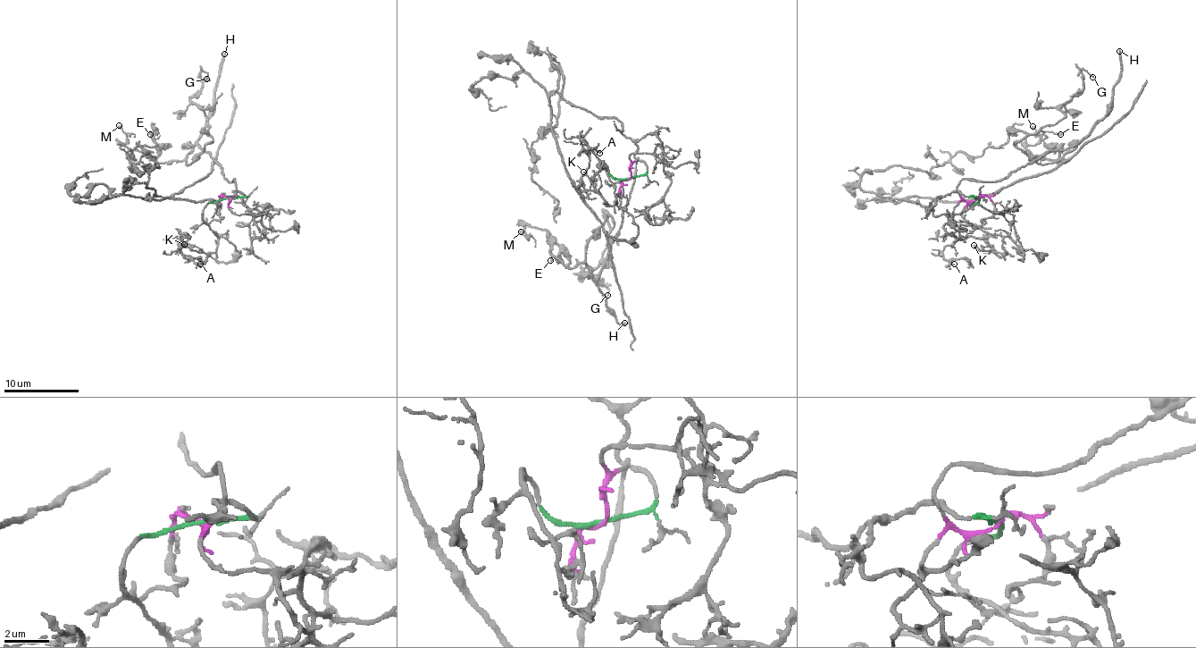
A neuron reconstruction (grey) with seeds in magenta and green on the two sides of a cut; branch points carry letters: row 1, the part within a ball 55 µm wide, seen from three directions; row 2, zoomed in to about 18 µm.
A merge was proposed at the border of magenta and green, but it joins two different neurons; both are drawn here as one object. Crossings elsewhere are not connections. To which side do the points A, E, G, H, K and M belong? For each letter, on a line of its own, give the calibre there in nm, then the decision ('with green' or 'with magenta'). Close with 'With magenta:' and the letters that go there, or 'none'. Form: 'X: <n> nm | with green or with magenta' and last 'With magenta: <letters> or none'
A: 90 nm | with green
E: 170 nm | with magenta
G: 120 nm | with magenta
H: 240 nm | with magenta
K: 120 nm | with green
M: 240 nm | with magenta
With magenta: E, G, H, M

